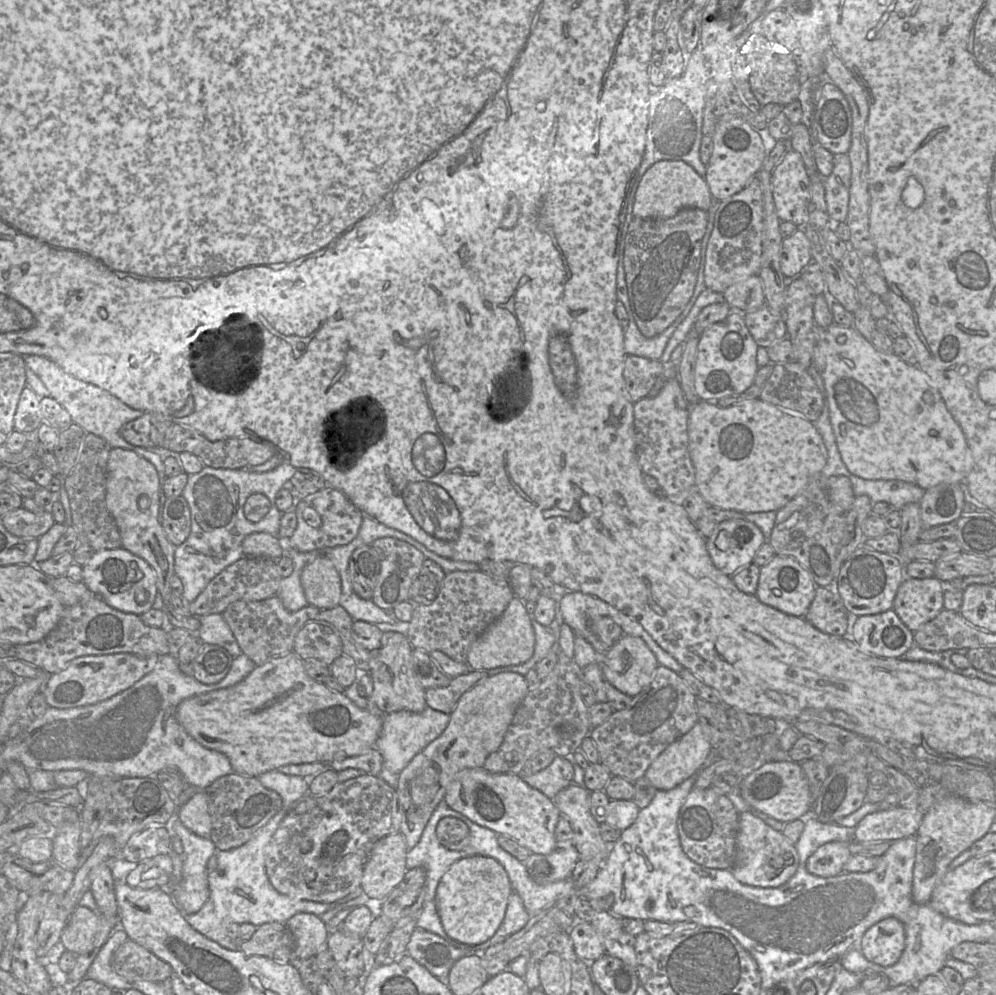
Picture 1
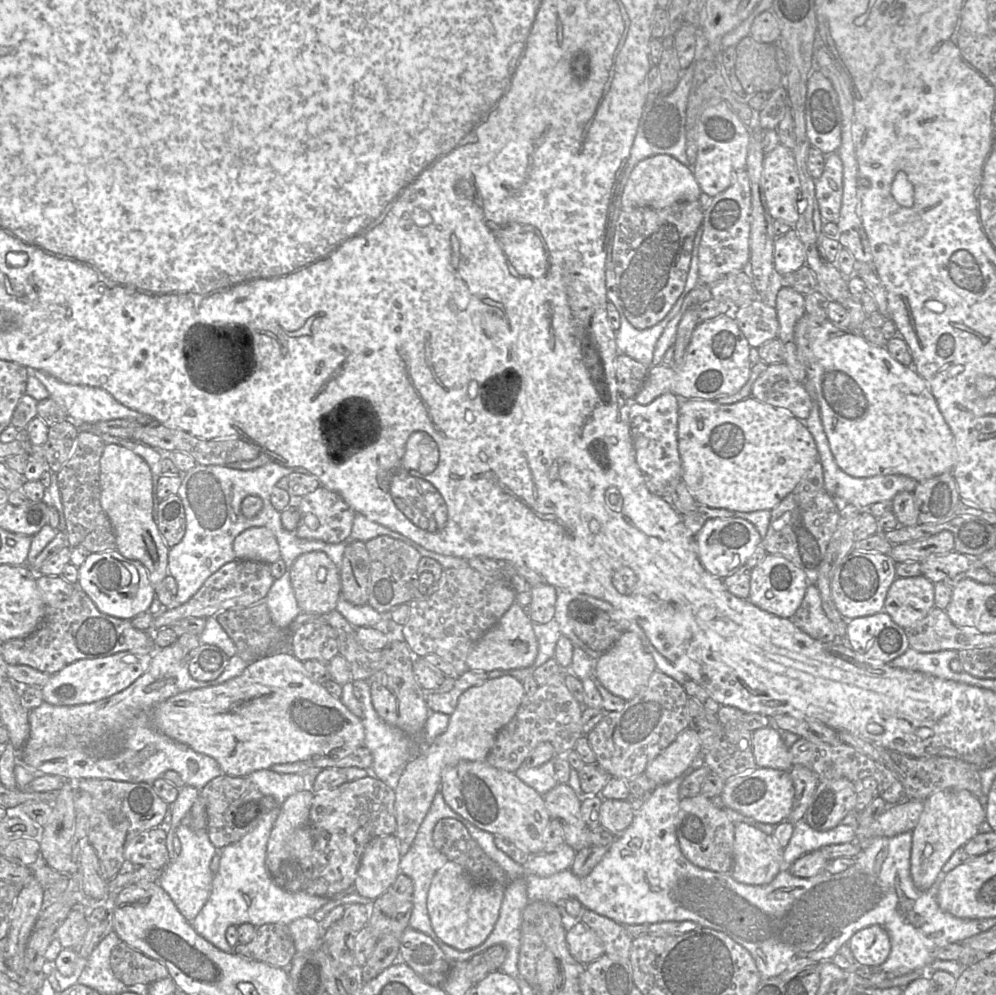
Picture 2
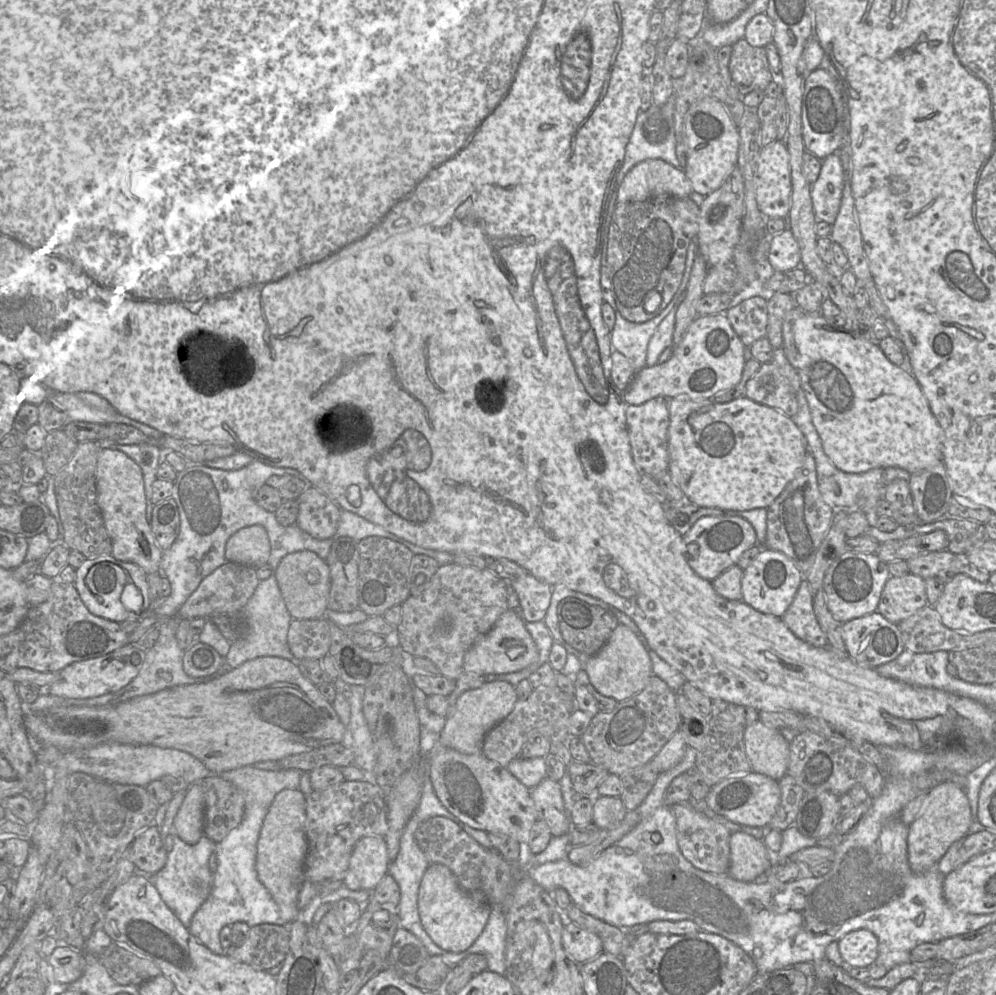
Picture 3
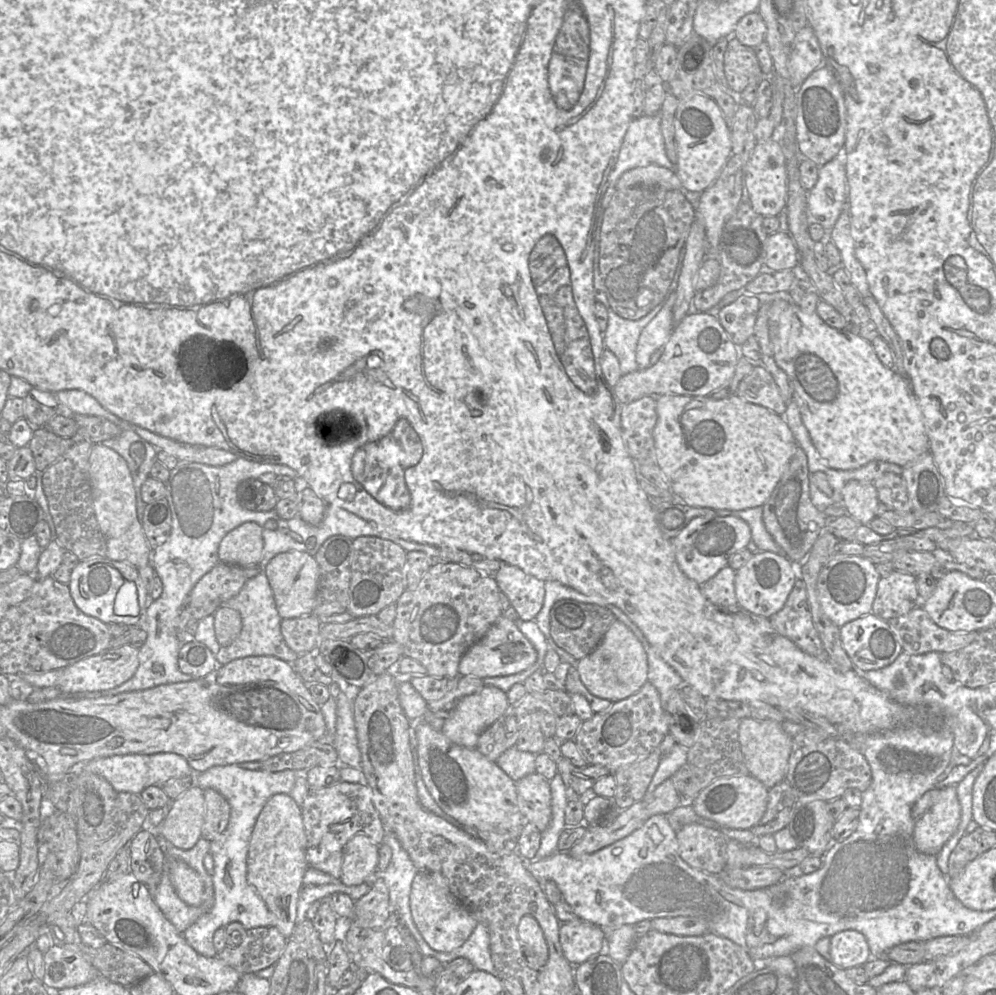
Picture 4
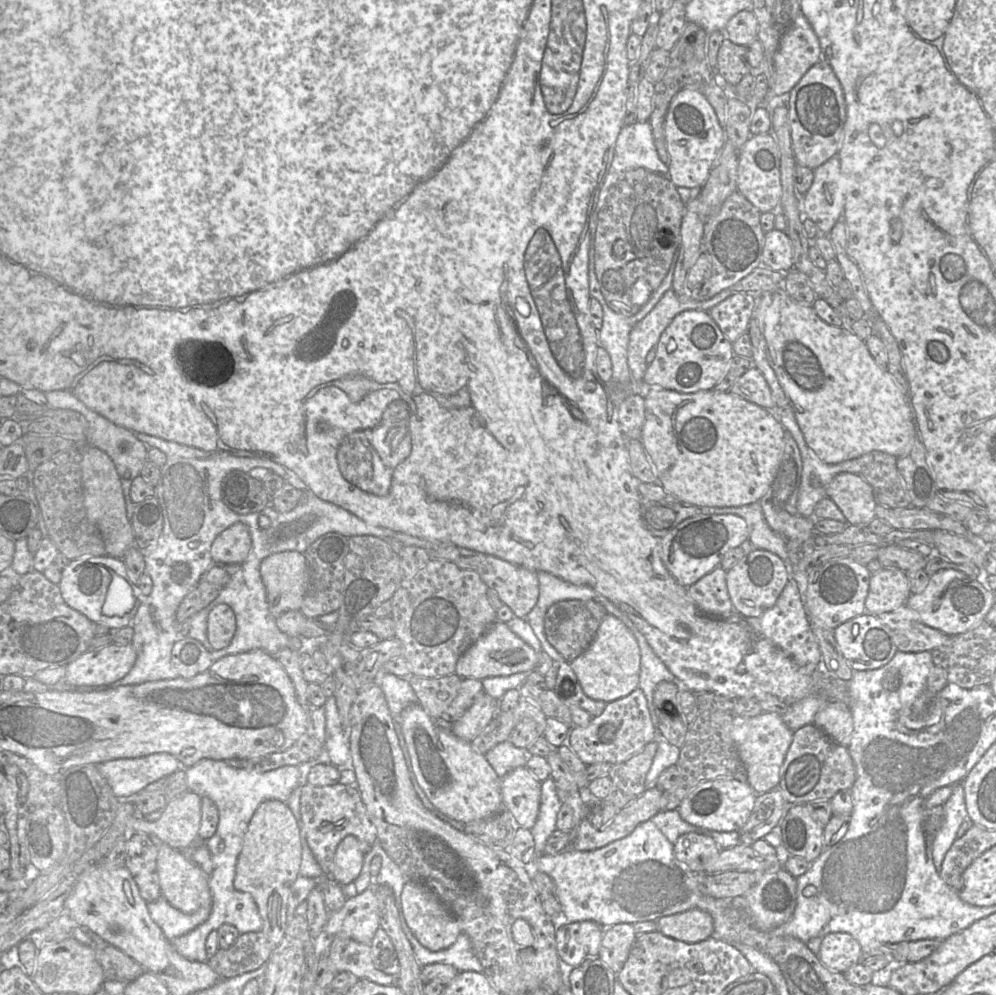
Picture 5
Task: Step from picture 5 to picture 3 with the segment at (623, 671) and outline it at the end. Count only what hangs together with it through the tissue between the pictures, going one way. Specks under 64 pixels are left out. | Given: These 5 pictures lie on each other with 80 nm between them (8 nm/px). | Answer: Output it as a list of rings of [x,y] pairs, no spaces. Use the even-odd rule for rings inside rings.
[[[619,623],[604,646],[583,663],[583,669],[599,693],[621,702],[645,688],[652,675],[652,662],[646,648],[634,632]]]

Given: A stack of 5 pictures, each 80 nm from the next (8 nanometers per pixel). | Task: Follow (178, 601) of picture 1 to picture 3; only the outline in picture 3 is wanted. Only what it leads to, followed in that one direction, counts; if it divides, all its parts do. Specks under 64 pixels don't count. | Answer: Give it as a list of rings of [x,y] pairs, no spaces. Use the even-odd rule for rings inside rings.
[[[101,448],[96,466],[97,502],[112,541],[111,555],[141,567],[146,574],[160,572],[163,550],[156,543],[147,519],[148,499],[140,466],[124,452]]]

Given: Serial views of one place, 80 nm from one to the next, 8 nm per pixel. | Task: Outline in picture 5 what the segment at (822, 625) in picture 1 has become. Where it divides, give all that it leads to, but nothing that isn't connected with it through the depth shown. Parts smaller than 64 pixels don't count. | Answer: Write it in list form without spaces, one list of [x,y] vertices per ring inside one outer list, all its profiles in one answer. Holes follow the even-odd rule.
[[[793,578],[788,580],[776,603],[759,617],[759,631],[798,666],[805,669],[821,666],[819,645],[810,627],[798,584]]]

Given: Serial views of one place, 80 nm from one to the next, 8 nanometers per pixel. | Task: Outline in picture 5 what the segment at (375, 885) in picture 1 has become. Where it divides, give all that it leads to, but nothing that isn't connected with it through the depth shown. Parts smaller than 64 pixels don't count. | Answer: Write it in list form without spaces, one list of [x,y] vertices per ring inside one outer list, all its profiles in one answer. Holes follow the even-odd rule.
[[[355,836],[345,837],[335,851],[333,880],[340,885],[353,882],[361,872],[364,857],[360,841]]]

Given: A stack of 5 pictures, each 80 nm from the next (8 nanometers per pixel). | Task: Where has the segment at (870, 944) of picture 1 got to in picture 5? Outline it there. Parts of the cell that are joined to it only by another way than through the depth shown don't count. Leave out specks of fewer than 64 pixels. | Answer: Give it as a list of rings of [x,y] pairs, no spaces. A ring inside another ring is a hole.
[[[833,932],[822,937],[819,960],[830,970],[843,973],[864,957],[859,942],[849,933]]]

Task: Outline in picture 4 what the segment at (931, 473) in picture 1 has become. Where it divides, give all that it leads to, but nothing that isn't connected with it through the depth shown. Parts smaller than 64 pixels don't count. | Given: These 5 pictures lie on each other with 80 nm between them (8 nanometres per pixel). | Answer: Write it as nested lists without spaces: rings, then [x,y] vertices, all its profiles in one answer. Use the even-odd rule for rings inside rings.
[[[785,294],[785,297],[776,297],[775,300],[768,303],[771,305],[769,310],[769,330],[774,349],[774,360],[786,373],[793,390],[794,401],[799,408],[803,424],[810,435],[813,445],[830,468],[837,470],[854,470],[872,461],[885,461],[904,467],[922,454],[929,452],[929,438],[924,418],[916,398],[914,397],[908,379],[895,369],[885,367],[879,360],[870,342],[862,338],[857,333],[852,333],[845,329],[835,329],[827,325],[816,312],[805,312],[791,301],[789,294]]]

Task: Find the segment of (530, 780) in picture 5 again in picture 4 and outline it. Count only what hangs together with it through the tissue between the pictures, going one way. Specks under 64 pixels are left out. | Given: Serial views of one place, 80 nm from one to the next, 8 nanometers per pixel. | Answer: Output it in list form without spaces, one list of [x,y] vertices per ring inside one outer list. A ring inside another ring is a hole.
[[[531,773],[515,781],[515,784],[522,815],[542,832],[552,817],[549,780],[541,774]]]

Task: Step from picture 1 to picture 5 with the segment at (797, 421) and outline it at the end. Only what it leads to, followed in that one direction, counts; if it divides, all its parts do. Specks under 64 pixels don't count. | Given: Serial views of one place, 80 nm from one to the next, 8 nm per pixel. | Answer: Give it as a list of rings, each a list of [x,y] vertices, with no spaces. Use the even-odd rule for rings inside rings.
[[[647,387],[645,395],[645,422],[642,428],[641,443],[654,468],[657,483],[669,494],[675,496],[681,503],[697,507],[740,507],[759,502],[769,490],[778,469],[783,451],[783,436],[785,428],[770,413],[760,406],[748,402],[730,392],[714,390],[683,394],[661,387]]]

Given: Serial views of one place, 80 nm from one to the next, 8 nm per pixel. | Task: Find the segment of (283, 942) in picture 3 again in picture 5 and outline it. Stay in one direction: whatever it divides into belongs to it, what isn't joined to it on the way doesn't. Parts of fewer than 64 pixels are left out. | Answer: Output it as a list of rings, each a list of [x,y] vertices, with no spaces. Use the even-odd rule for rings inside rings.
[[[262,931],[248,932],[241,934],[229,949],[219,949],[207,963],[220,978],[228,979],[266,965],[273,949]]]

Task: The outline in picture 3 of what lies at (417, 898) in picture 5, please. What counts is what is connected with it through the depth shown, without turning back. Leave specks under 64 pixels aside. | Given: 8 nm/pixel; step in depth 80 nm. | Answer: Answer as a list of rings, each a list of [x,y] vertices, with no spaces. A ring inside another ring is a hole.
[[[431,864],[418,890],[418,913],[422,927],[441,949],[462,952],[468,949],[484,930],[492,906],[483,898],[465,892],[452,871],[443,864]]]

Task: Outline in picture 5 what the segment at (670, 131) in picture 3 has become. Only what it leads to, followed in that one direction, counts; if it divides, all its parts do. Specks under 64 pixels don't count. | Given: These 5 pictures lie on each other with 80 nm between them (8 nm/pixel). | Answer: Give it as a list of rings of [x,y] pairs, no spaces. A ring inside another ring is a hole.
[[[648,121],[636,122],[621,128],[616,138],[608,175],[620,178],[623,173],[636,168],[668,175],[668,166],[658,156]]]

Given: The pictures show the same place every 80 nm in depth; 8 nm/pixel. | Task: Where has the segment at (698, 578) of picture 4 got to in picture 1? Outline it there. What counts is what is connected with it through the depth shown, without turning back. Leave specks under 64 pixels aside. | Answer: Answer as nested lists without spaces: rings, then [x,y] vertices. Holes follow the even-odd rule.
[[[740,519],[719,523],[706,541],[714,566],[730,577],[753,563],[755,554],[765,542],[756,524]]]

